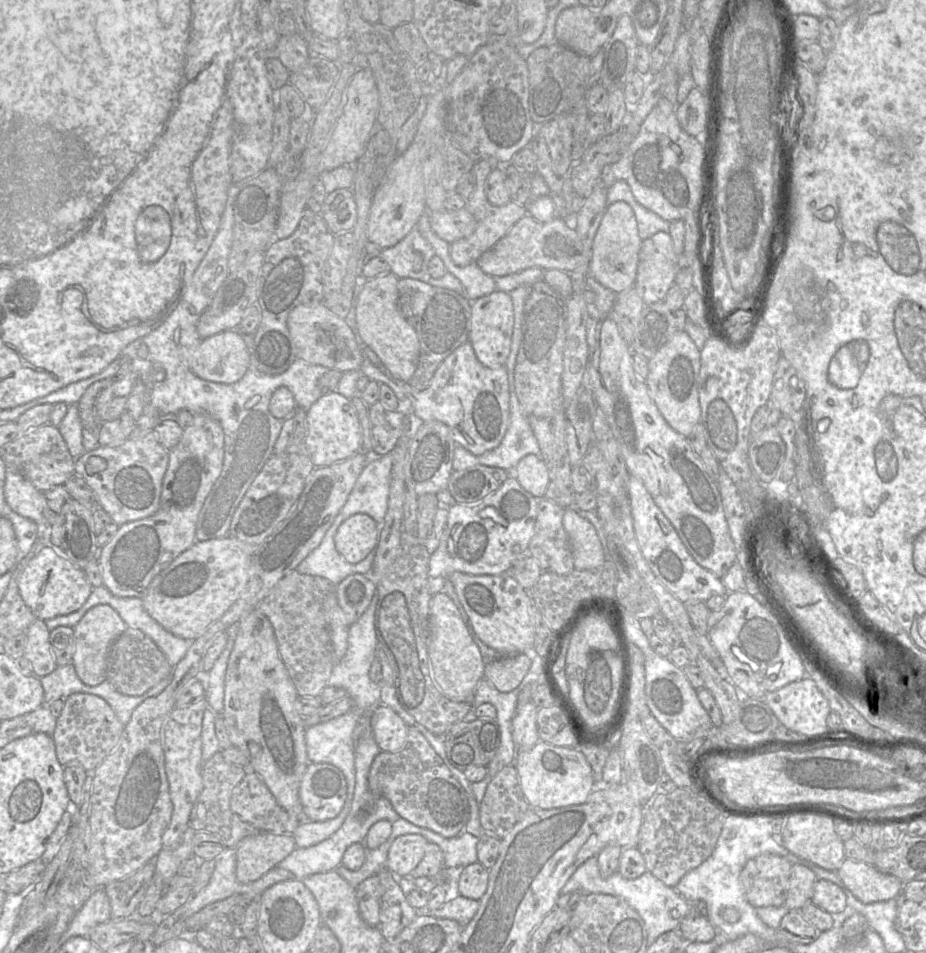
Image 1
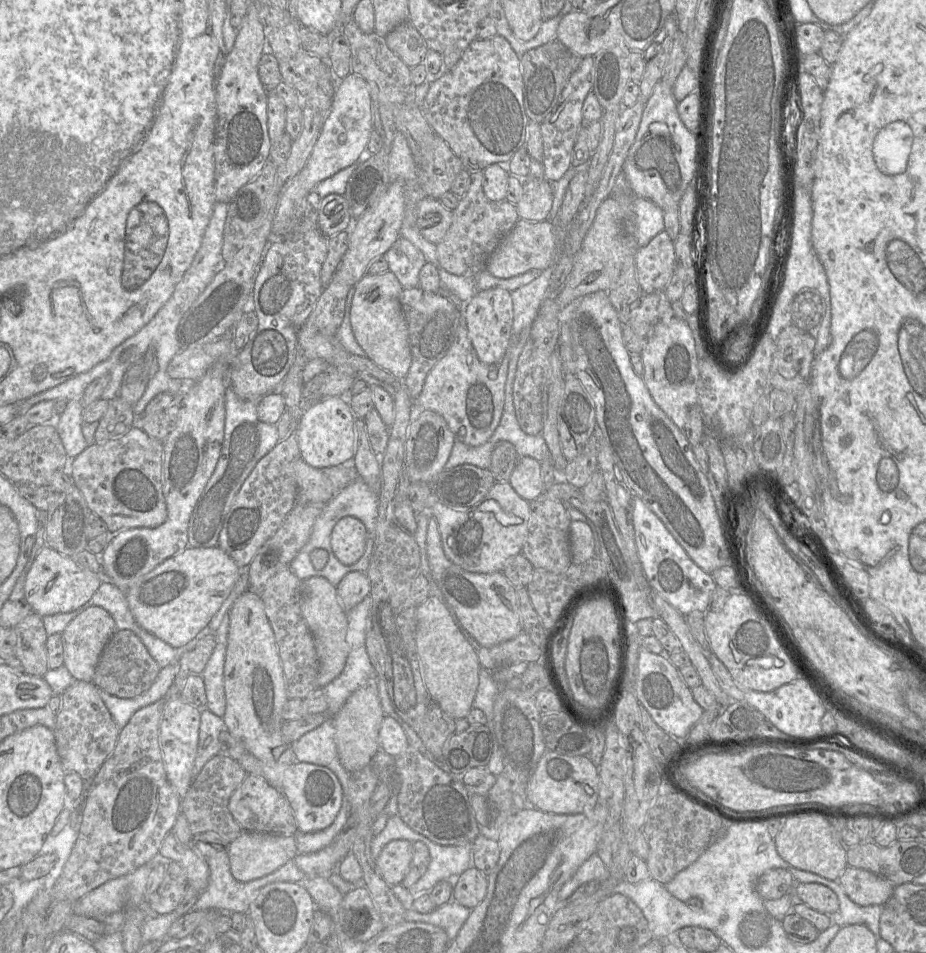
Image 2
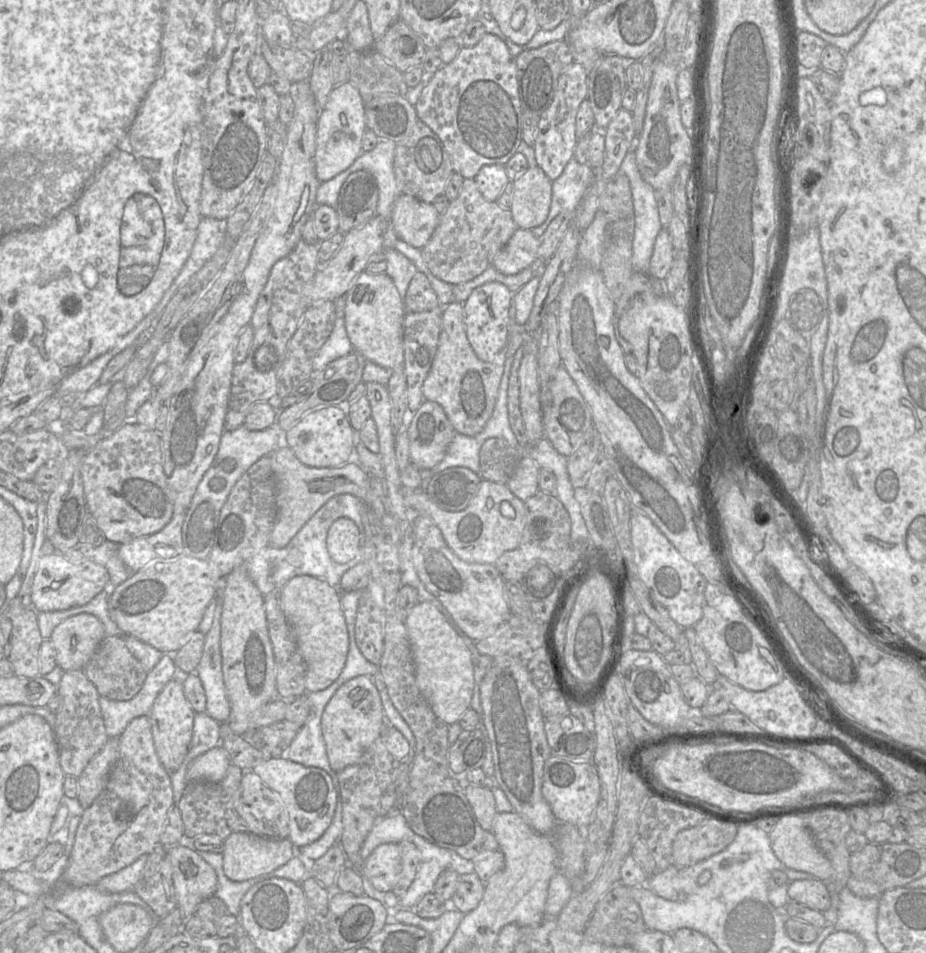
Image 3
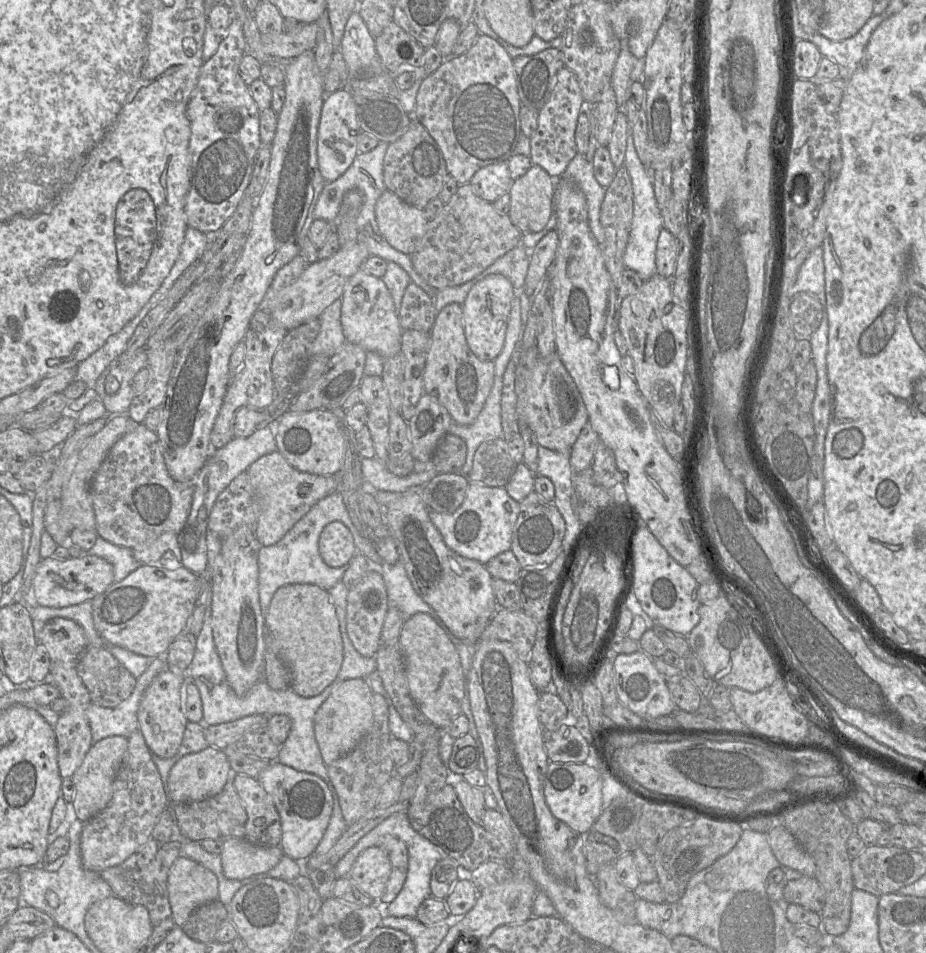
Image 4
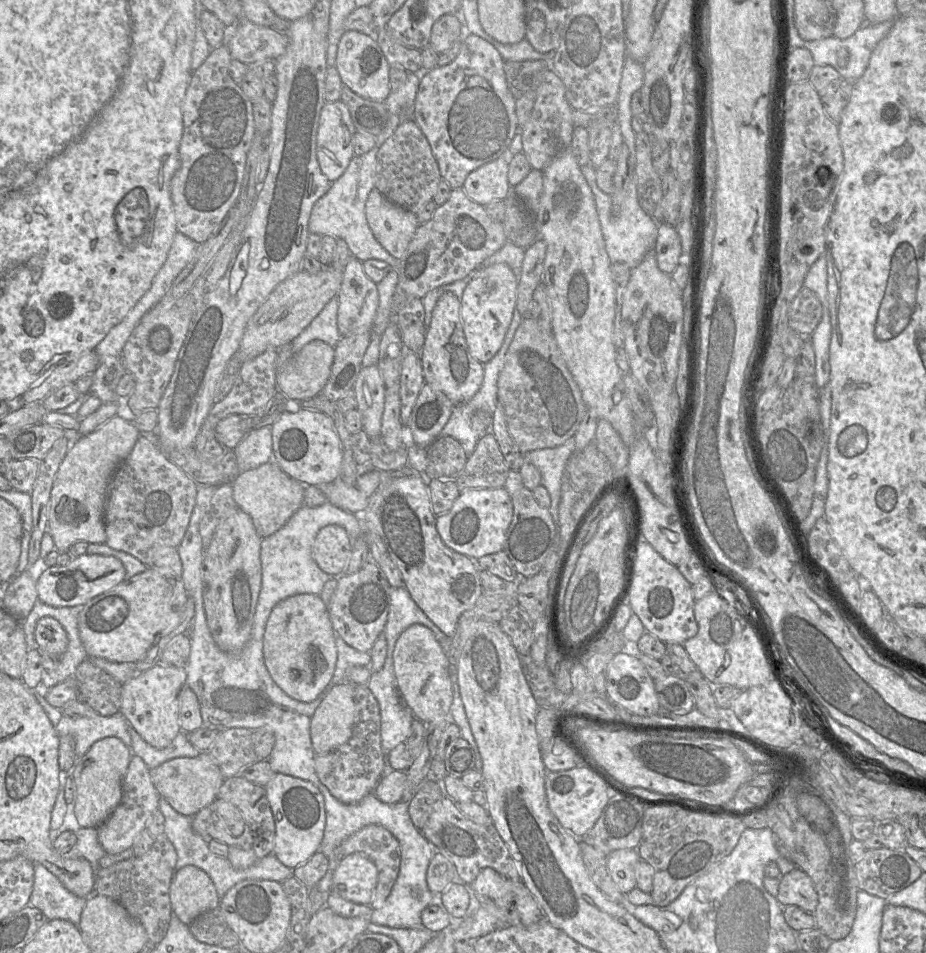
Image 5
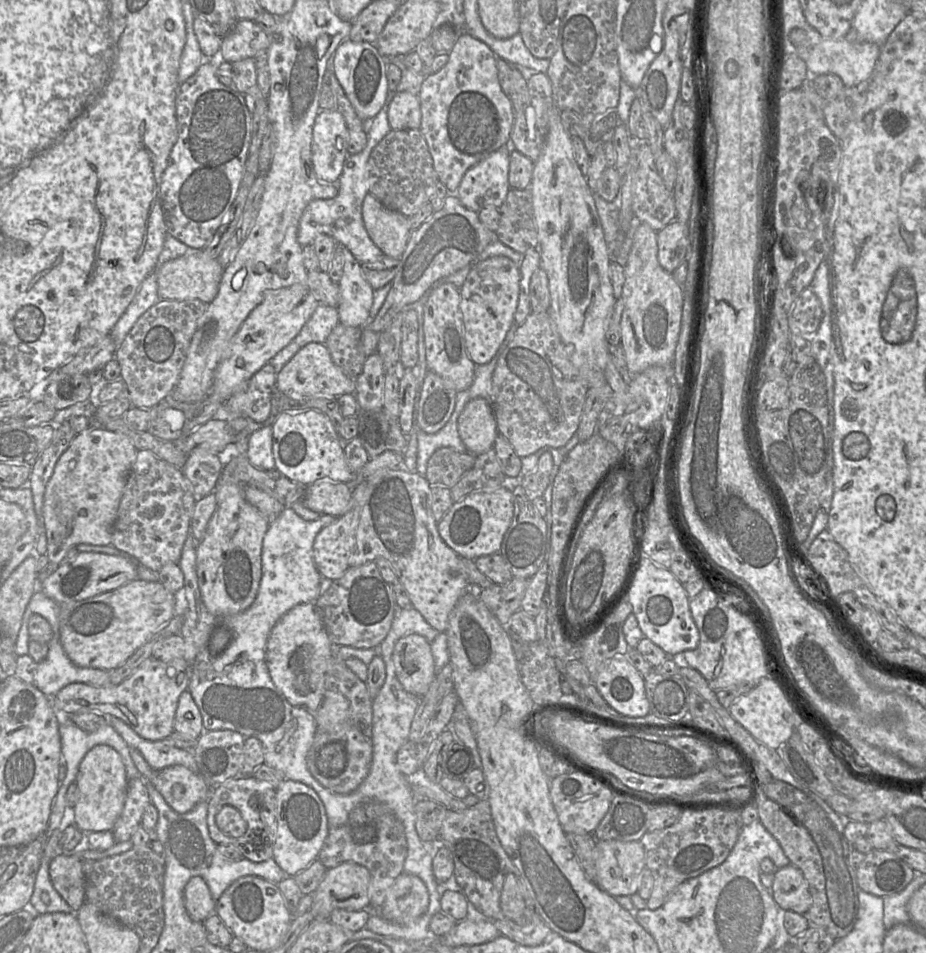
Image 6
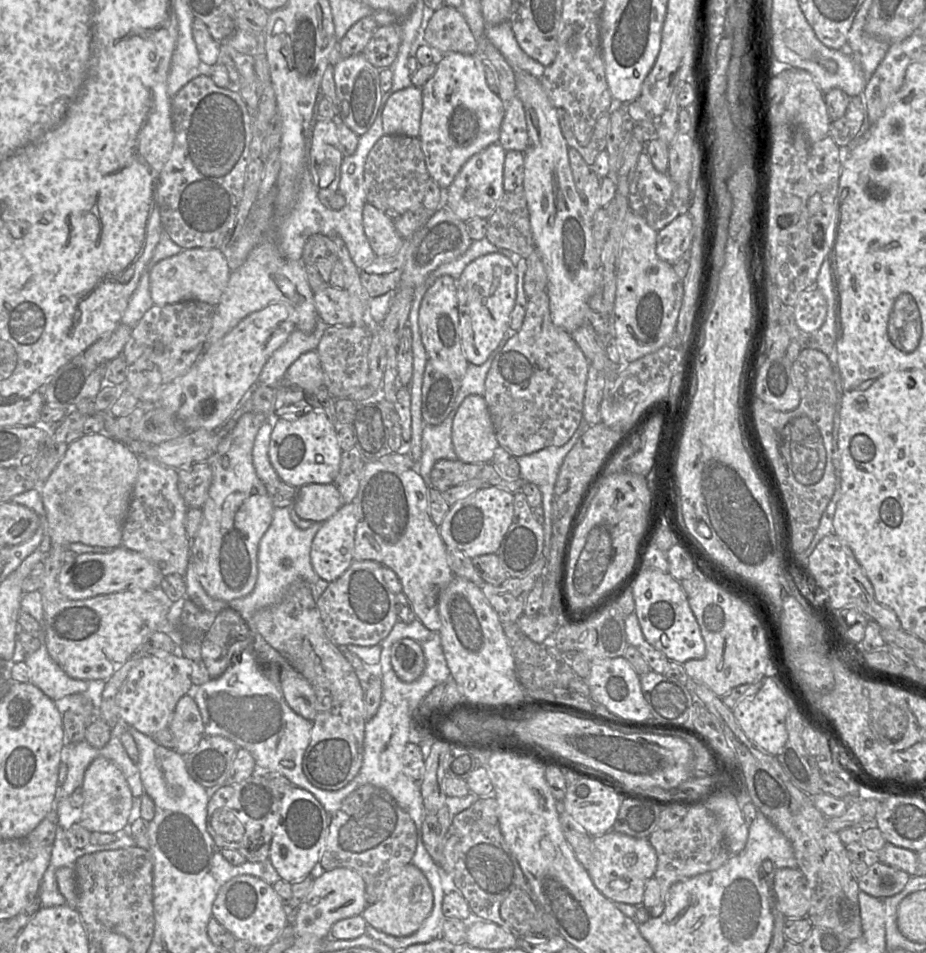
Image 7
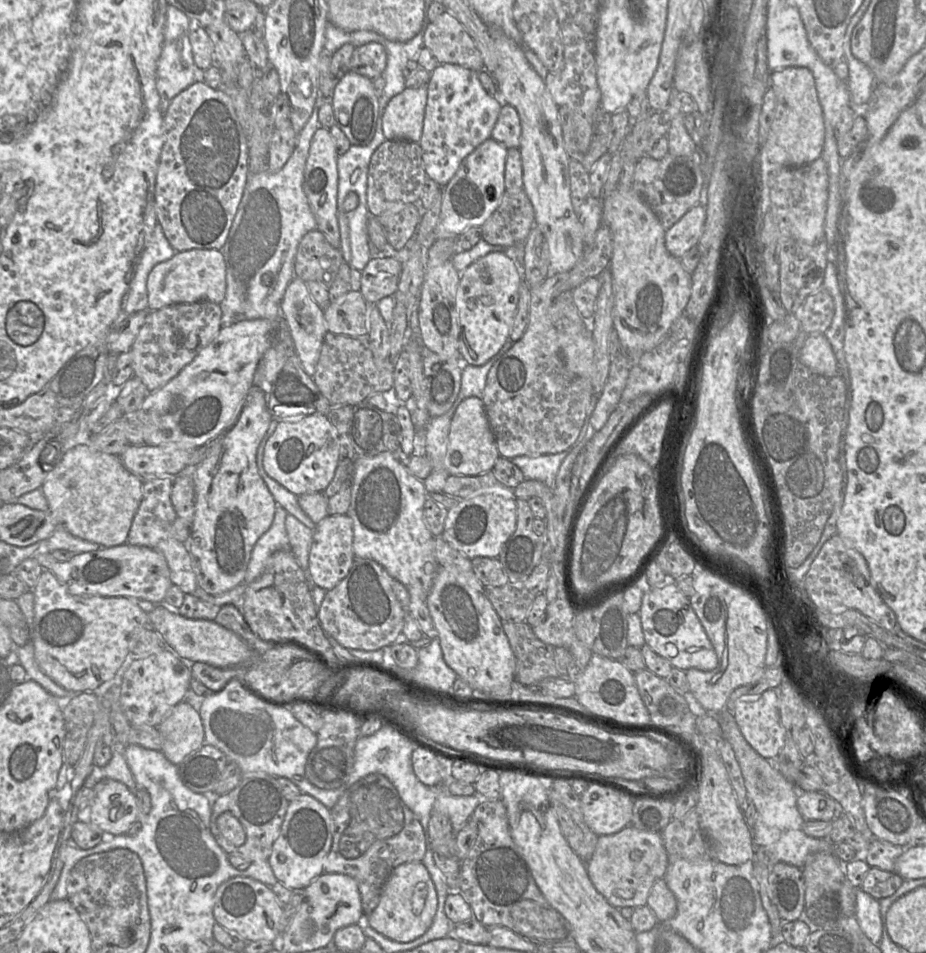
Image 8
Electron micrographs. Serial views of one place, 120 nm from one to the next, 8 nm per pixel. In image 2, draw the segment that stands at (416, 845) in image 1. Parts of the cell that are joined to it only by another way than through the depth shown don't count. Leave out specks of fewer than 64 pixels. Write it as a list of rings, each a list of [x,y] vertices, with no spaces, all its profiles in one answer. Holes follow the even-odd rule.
[[[392,840],[375,859],[382,878],[389,886],[401,884],[407,874],[413,857],[413,843],[408,840]]]

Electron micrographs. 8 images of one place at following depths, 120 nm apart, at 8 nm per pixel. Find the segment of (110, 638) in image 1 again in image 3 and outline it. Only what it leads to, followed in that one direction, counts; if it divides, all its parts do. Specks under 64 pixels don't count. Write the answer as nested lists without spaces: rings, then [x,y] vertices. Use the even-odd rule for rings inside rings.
[[[92,614],[65,619],[49,638],[56,652],[56,665],[63,671],[83,670],[105,636],[103,623]]]

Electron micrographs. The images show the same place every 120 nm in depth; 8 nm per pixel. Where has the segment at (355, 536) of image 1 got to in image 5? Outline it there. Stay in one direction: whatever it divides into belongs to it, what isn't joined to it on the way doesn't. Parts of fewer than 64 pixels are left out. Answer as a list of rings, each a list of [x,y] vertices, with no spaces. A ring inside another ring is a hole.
[[[330,524],[322,527],[312,546],[312,556],[325,573],[338,577],[343,574],[352,553],[352,539],[345,528]]]

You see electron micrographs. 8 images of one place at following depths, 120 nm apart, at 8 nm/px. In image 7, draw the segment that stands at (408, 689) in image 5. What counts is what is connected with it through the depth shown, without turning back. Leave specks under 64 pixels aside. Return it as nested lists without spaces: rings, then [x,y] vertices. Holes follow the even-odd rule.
[[[410,638],[395,642],[391,648],[391,665],[401,681],[411,683],[418,680],[425,669],[421,644]]]

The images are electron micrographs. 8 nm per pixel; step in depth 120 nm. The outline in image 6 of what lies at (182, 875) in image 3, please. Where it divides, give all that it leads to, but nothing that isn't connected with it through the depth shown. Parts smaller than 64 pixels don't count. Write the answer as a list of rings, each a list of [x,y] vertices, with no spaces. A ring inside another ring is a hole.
[[[200,876],[192,877],[184,888],[184,905],[189,917],[203,922],[216,913],[216,903],[205,880]]]

